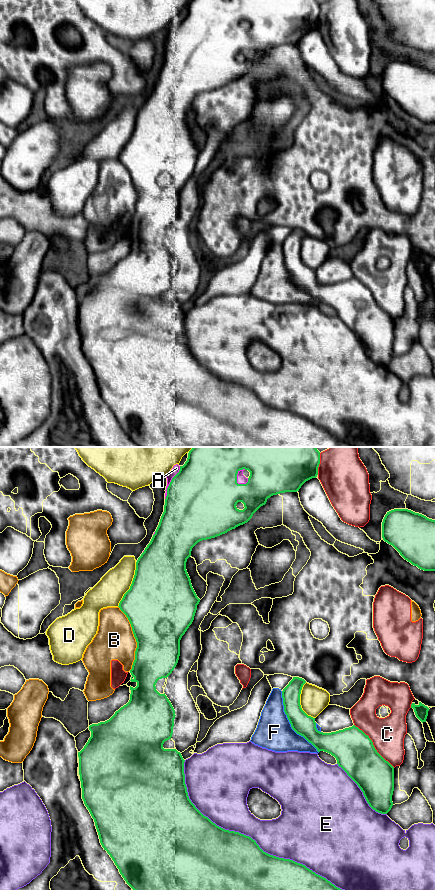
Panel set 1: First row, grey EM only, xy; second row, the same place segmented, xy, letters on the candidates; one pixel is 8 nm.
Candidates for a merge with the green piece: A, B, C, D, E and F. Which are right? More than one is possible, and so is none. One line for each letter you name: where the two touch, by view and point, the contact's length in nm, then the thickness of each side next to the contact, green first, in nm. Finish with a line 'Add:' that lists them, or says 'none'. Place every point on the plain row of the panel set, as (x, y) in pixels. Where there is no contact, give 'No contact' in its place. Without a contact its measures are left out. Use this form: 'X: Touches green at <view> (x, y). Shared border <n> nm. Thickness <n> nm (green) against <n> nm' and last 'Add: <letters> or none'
A: Touches green at xy (170, 35). Shared border 300 nm. Thickness 500 nm (green) against 60 nm
Add: A

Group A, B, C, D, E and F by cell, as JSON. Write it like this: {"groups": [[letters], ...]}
{"groups": [["A"], ["B", "C"], ["D", "F"], ["E"]]}

